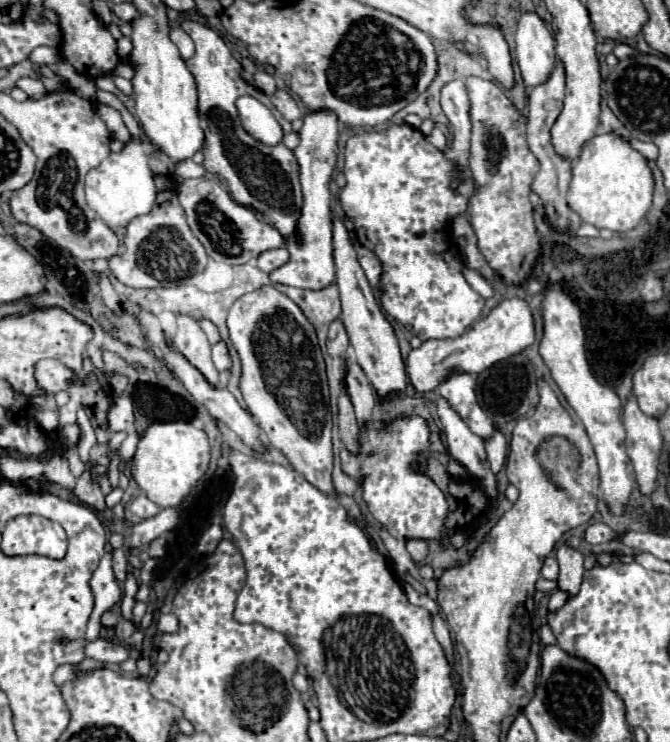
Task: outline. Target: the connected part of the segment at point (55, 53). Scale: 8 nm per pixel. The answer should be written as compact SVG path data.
M39 46L35 48L29 56L29 60L36 66L52 65L60 58L59 50L49 46Z

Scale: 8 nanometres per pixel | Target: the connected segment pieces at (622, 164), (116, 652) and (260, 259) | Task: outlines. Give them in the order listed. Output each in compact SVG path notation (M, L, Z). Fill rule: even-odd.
M615 132L593 136L585 142L581 154L573 160L573 178L569 184L567 204L581 216L583 222L611 232L633 230L651 208L653 172L627 140Z
M97 638L93 642L85 642L85 656L95 658L103 664L121 664L129 660L129 650L121 644L113 644L105 638Z
M285 246L277 248L277 250L265 250L265 254L259 254L257 256L257 266L263 270L263 272L273 272L275 268L279 268L281 264L285 264L289 260L289 252Z

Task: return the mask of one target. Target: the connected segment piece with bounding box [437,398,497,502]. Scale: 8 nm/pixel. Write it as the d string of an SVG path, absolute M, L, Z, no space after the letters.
M445 398L437 400L437 414L443 422L449 454L463 464L475 478L481 480L489 502L497 500L497 476L491 470L485 444L479 436L475 436L467 424L457 416L457 412L447 404Z

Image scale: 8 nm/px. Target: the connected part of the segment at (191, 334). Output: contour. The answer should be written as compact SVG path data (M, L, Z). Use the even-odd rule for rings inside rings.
M177 316L177 332L173 334L173 346L213 384L219 386L219 372L211 360L211 344L199 326L199 320L191 316Z

